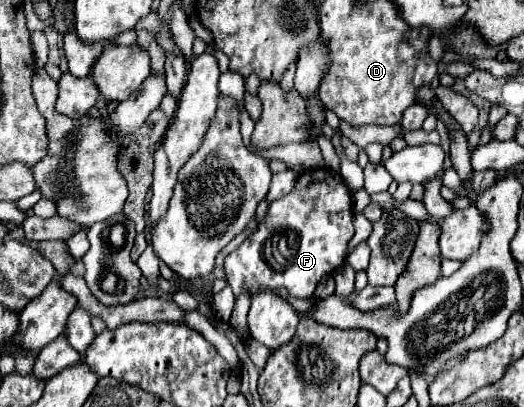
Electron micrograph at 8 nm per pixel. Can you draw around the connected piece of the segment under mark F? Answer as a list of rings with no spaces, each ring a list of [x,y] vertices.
[[[330,169],[304,171],[288,195],[270,203],[268,213],[258,225],[258,229],[236,251],[232,251],[226,257],[226,281],[232,287],[234,295],[240,295],[248,289],[252,289],[254,293],[262,293],[274,291],[276,287],[286,287],[296,297],[312,297],[318,281],[342,265],[348,241],[354,235],[352,215],[352,193],[340,173],[334,173]]]

